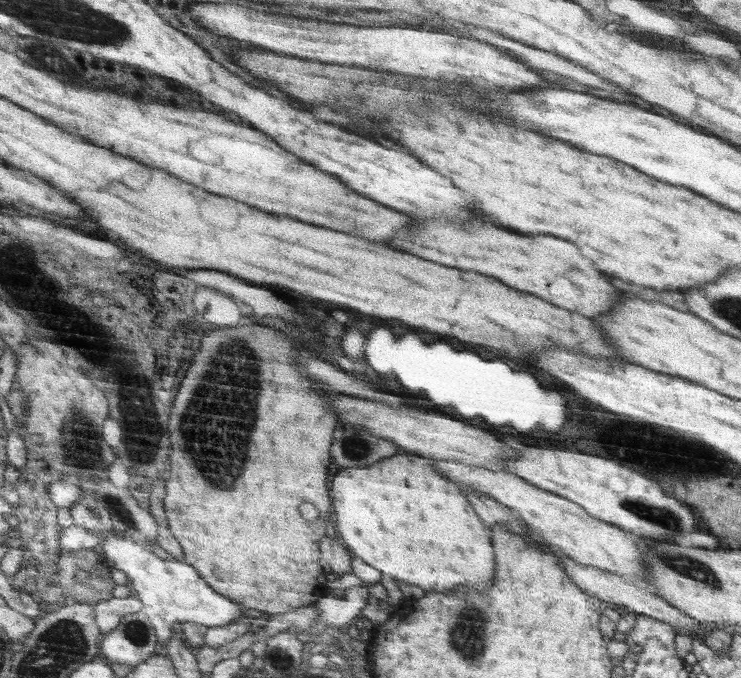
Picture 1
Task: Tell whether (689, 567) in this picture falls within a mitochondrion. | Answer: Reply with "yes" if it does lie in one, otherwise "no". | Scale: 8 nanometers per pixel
yes

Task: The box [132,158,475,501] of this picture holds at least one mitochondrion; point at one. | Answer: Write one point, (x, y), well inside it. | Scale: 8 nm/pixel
(210, 432)

